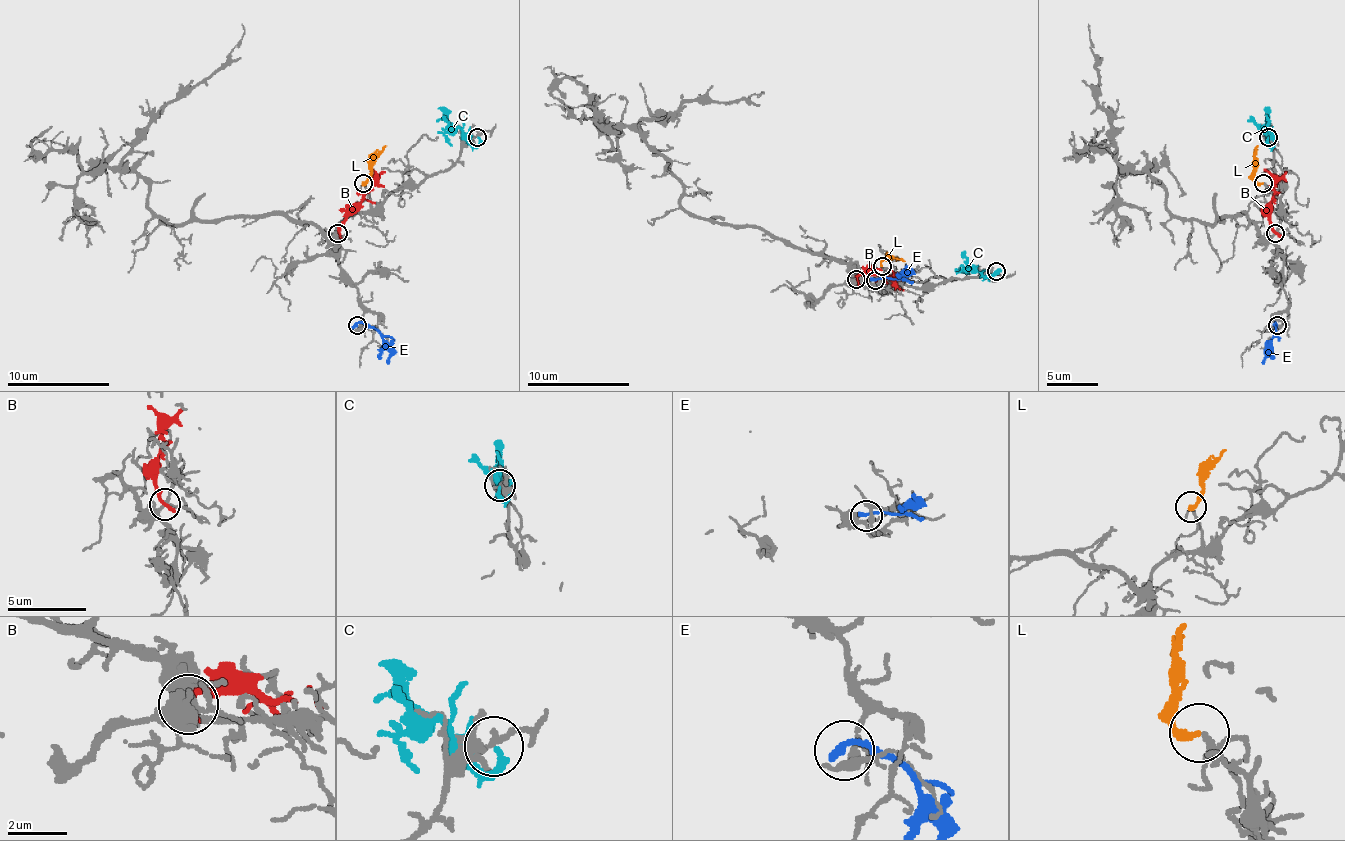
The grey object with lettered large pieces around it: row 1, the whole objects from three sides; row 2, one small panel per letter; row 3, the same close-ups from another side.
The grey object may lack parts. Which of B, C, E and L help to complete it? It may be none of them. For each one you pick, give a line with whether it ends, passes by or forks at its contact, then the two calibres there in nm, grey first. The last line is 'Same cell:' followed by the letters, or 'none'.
L: It ends there. Thickness 120 nm (grey) against 200 nm
Same cell: L

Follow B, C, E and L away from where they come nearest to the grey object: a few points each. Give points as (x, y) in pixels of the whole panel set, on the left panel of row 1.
B: (338, 233), (341, 223), (384, 172)
C: (477, 136), (477, 146), (438, 108)
E: (356, 326), (369, 323), (377, 331), (389, 351), (387, 364)
L: (364, 182), (369, 164), (387, 146)

